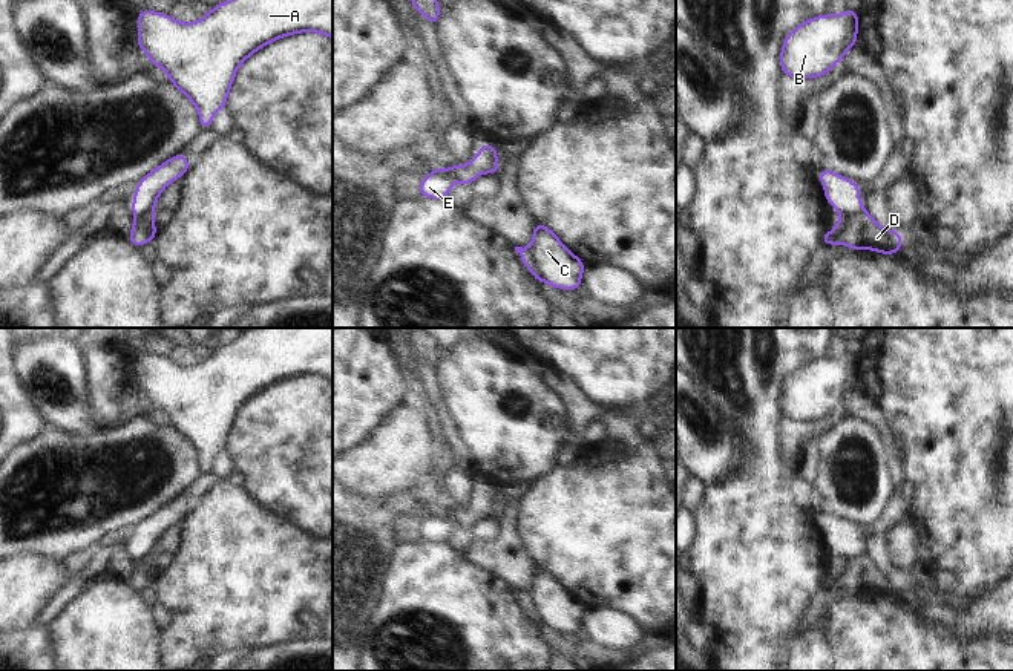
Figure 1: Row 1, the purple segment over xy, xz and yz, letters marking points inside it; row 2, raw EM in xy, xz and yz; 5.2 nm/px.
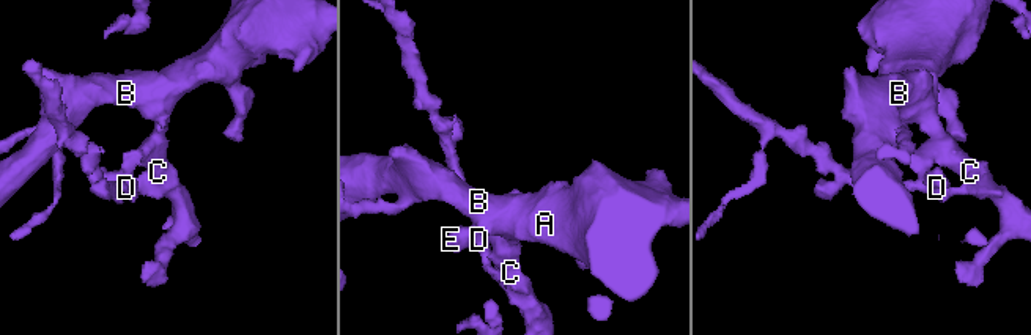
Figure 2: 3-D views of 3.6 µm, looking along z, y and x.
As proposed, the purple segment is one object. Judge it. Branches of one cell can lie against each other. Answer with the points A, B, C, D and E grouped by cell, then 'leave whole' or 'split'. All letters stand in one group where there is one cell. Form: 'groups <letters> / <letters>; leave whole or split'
groups A B C E / D; split

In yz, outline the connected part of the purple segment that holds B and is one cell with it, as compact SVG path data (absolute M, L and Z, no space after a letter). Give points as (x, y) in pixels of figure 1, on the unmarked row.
M858 355L823 357L797 369L785 380L780 411L783 418L818 421L826 418L858 385Z

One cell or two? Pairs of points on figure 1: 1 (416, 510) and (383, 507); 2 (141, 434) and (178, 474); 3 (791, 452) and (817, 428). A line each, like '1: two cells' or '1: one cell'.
1: one cell
2: one cell
3: one cell

